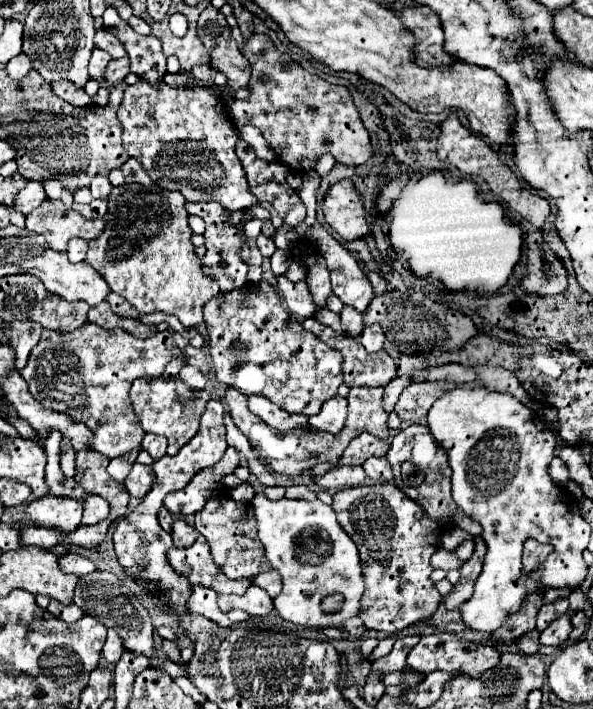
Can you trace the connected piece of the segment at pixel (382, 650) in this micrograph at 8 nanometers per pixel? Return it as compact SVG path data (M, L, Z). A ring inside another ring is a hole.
M387 636L387 638L381 638L381 640L379 640L379 644L377 644L377 648L373 650L373 654L369 656L369 660L375 660L375 658L385 656L385 654L391 650L391 646L395 644L395 640L397 640L397 636Z

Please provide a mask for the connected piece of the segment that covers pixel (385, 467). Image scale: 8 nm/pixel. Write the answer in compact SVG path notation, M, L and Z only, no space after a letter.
M369 458L369 460L365 460L363 468L365 468L367 476L371 480L375 480L375 482L389 482L389 480L393 480L393 470L391 470L387 458Z

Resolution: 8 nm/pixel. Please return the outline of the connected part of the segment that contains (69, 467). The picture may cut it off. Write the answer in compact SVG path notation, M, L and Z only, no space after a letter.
M63 442L61 448L63 448L61 470L63 470L63 474L67 478L73 478L73 474L75 474L75 454L73 454L73 450L69 450L69 442Z

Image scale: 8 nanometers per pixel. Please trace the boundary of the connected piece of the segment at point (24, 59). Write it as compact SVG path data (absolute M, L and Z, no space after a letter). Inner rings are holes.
M19 54L17 58L13 58L11 62L9 62L9 76L13 78L13 80L21 80L21 78L25 78L27 74L29 74L29 70L31 70L33 66L31 66L31 60L29 60L29 56L27 54Z

